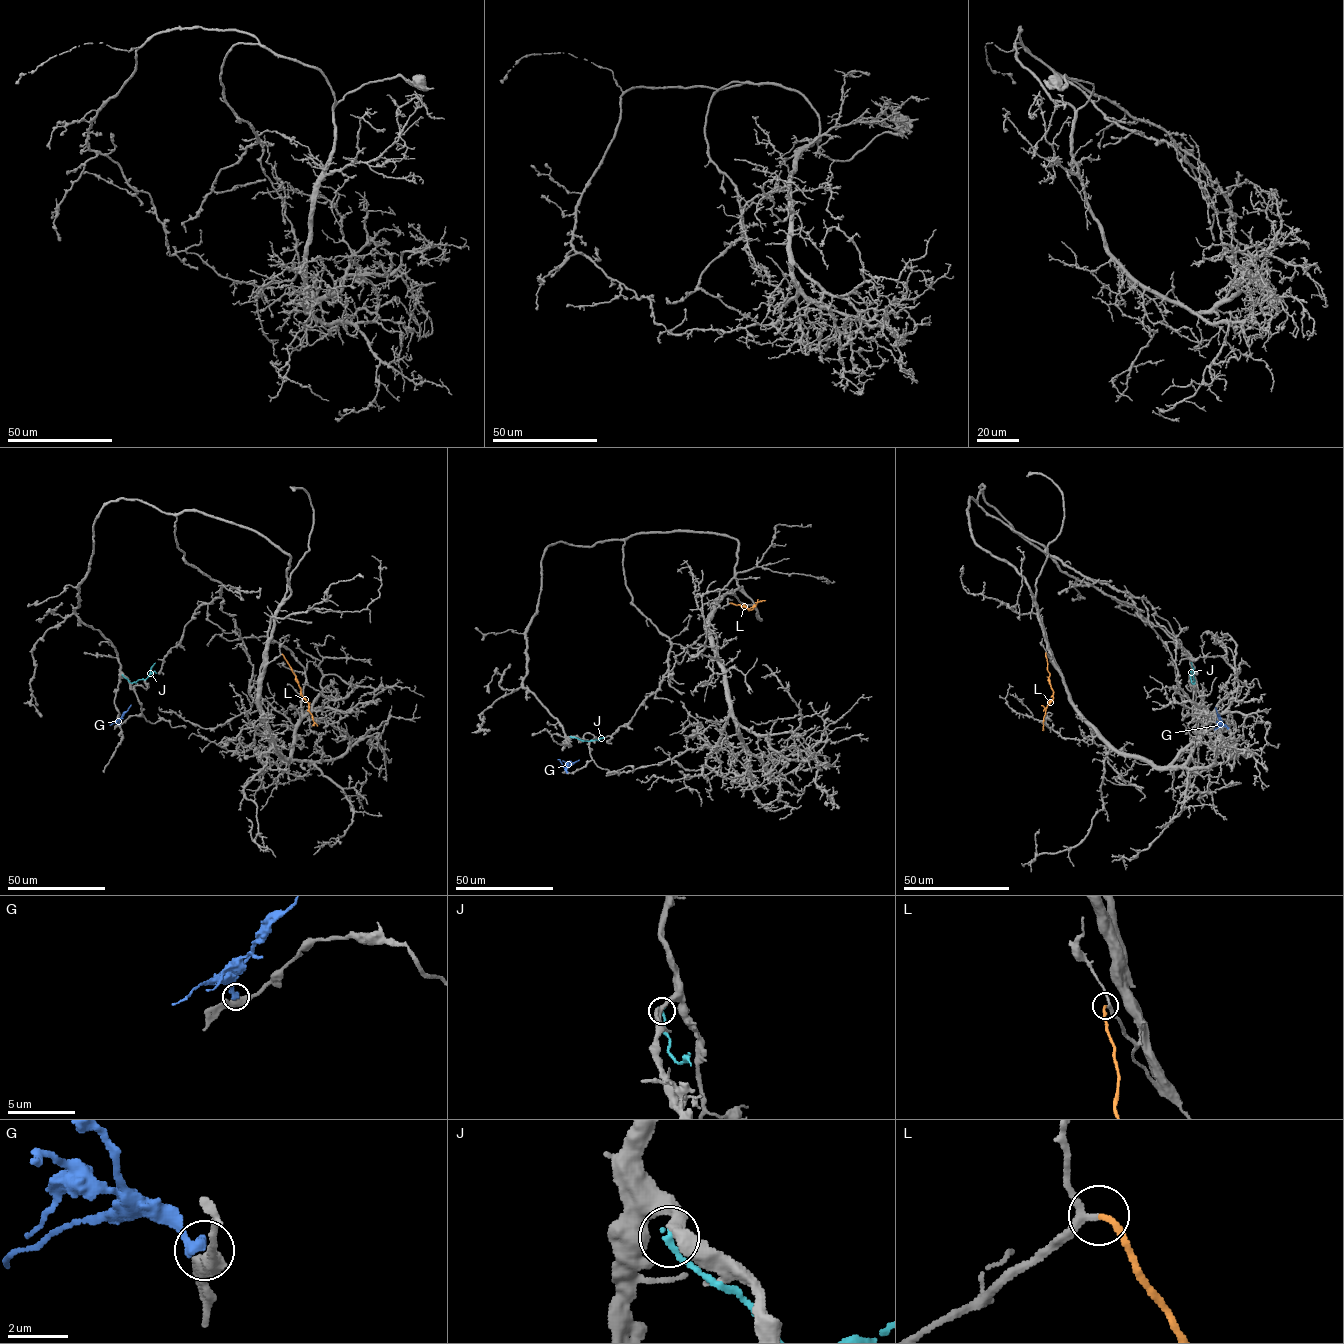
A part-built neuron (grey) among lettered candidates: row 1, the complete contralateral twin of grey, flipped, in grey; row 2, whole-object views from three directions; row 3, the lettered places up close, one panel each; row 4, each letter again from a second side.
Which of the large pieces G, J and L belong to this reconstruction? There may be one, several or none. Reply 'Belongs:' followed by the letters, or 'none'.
Belongs: L

